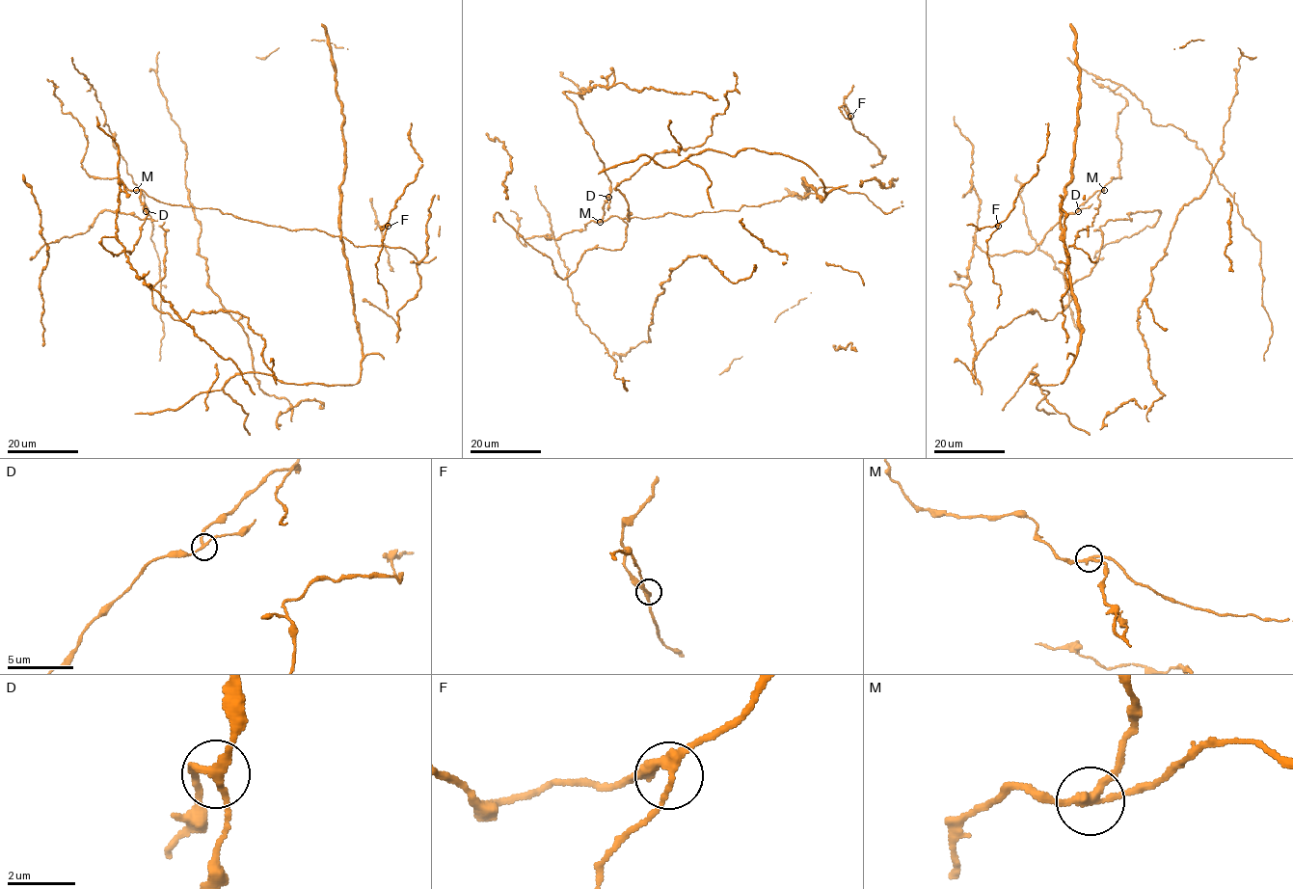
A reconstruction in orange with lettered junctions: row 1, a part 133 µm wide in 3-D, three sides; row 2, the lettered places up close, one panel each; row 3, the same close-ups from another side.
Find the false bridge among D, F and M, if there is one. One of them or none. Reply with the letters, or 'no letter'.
M

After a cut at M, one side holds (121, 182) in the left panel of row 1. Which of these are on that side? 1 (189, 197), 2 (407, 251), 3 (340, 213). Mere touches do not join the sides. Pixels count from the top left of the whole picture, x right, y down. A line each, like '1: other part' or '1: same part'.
1: same part
2: other part
3: same part

